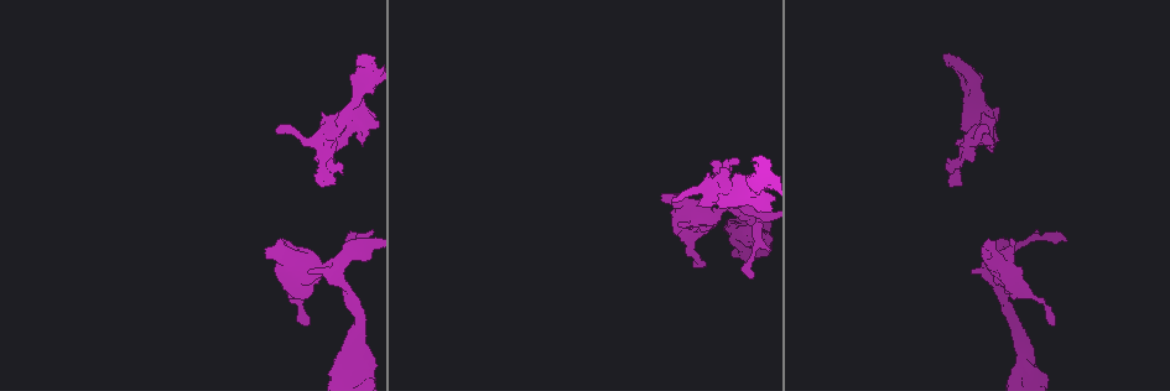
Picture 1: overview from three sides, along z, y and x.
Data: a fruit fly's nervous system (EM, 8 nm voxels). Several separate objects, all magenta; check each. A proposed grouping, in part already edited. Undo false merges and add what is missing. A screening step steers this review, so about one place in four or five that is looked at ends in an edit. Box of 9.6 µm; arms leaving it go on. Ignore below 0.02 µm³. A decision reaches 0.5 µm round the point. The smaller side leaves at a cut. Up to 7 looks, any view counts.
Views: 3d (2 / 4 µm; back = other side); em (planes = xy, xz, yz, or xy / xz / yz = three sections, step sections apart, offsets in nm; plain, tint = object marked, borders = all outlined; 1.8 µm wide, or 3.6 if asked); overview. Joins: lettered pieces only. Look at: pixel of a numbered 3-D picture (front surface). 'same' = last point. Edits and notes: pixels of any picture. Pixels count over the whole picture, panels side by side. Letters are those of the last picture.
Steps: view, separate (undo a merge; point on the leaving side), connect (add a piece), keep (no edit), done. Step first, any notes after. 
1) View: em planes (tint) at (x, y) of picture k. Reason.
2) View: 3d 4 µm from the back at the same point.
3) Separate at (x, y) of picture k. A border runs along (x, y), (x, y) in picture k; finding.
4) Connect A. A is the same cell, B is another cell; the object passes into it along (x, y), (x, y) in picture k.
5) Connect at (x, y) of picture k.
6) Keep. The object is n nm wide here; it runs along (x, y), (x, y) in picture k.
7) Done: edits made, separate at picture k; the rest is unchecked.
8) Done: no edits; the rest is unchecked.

View: em xy step 8 (tint) at (339, 172) of picture 1. An open end.

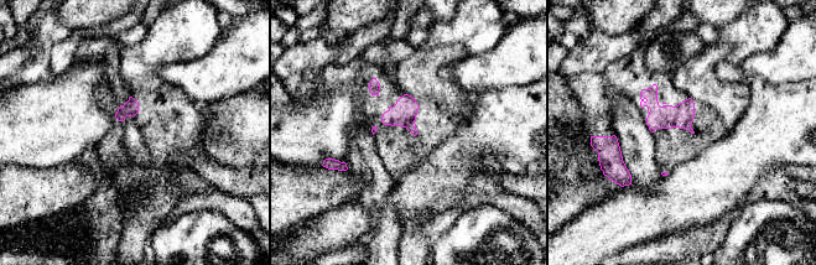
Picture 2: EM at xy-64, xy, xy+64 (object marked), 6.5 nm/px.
View: em planes (borders) at the same point.

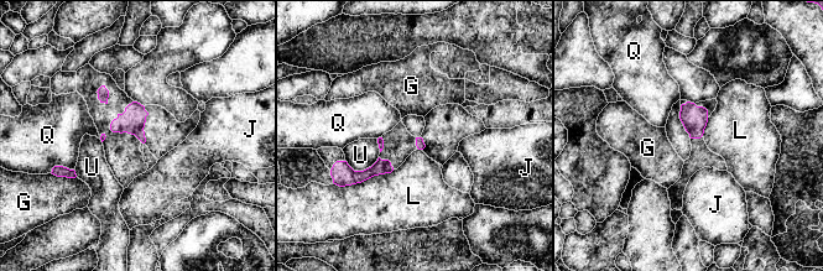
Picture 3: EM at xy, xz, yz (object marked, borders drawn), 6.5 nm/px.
Keep. G, J, L, Q and U are other cells; a border runs along (394, 170), (343, 187) in picture 3; none of them fits.

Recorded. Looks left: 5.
View: em yz step 4 (tint) at (1066, 240) of picture 1. Tapers out.

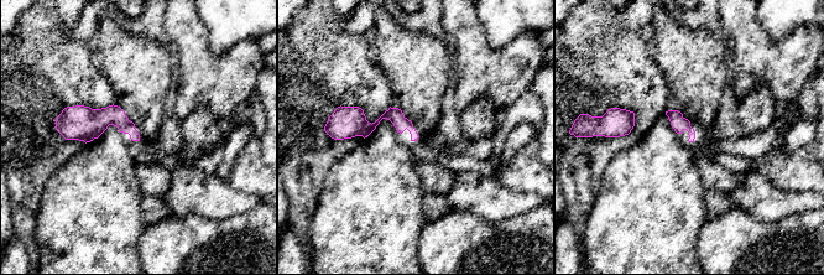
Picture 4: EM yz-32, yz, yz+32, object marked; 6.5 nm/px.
View: em yz step 4 (borders) at the same point.

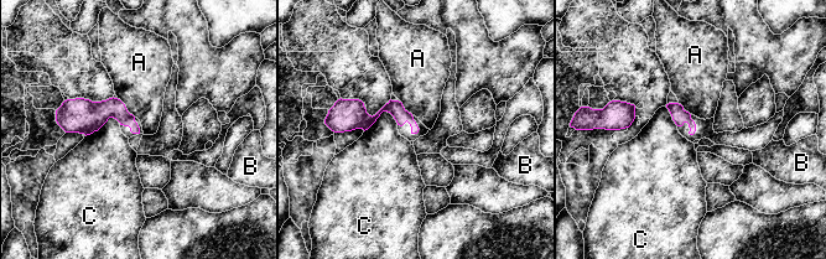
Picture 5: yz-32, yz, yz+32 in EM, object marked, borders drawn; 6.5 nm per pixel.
Keep. A, B and C are other cells; a border runs along (117, 98), (135, 117) in picture 5; no lettered piece goes on from it.

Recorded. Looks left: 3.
View: em planes (tint) at (984, 266) of picture 1. Sharp bend.

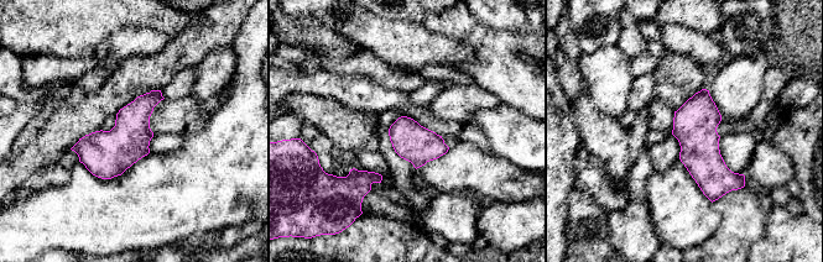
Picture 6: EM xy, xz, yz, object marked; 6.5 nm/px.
View: em planes (borders) at the same point.

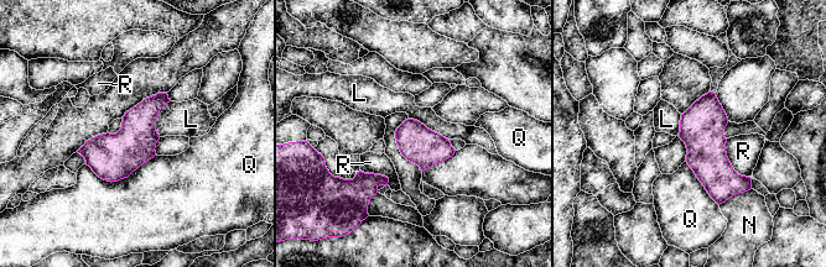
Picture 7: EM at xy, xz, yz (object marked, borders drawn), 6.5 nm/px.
Keep. The object is 240 nm wide here; L, N, Q and R are other cells; a border runs along (409, 118), (419, 120), (448, 139) in picture 7; all the same cell.

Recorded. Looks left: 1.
Done: no edits; the rest is unchecked.

